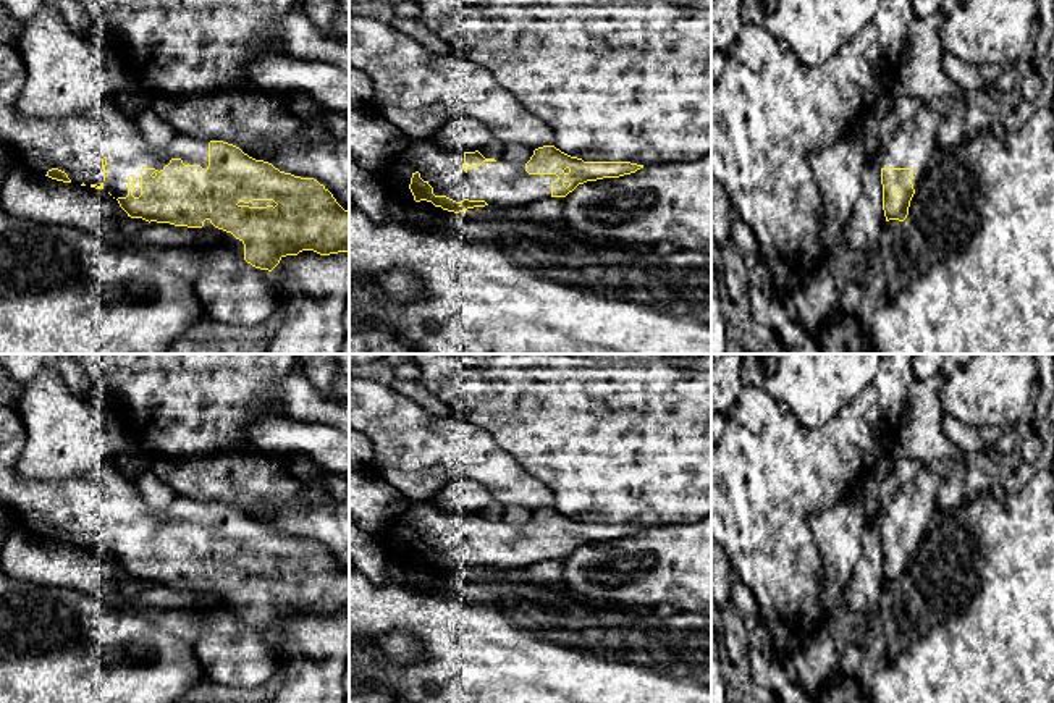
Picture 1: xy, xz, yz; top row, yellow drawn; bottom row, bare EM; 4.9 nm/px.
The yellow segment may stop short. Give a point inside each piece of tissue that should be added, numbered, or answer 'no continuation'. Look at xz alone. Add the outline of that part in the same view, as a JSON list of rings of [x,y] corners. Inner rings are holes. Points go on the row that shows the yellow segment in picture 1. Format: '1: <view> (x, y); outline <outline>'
1: xz (500, 183); outline [[[432,136],[411,141],[388,165],[383,178],[388,196],[401,204],[414,202],[409,184],[415,171],[433,187],[435,196],[456,202],[485,200],[488,205],[517,210],[551,197],[551,183],[558,179],[556,175],[529,175],[525,165],[503,158],[466,171],[464,152],[446,149]]]

